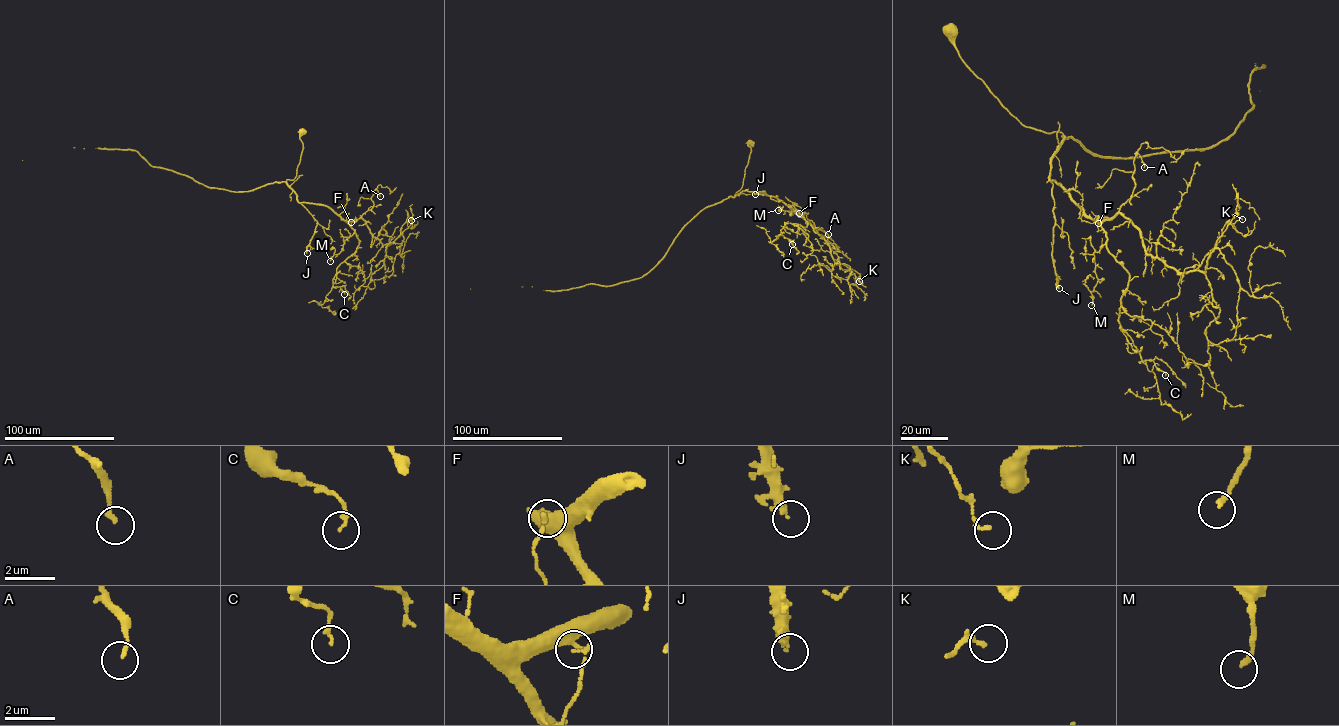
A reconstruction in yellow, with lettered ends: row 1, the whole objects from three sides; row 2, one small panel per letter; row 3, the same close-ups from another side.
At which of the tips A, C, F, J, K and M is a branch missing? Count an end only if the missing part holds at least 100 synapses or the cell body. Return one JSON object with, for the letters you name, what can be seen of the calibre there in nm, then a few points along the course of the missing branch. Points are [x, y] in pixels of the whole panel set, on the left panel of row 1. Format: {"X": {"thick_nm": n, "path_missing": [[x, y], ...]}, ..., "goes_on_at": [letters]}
{"J": {"thick_nm": 200, "path_missing": [[307, 253], [306, 263], [299, 273], [302, 293], [296, 303], [308, 313], [319, 316]]}, "goes_on_at": ["J"]}

